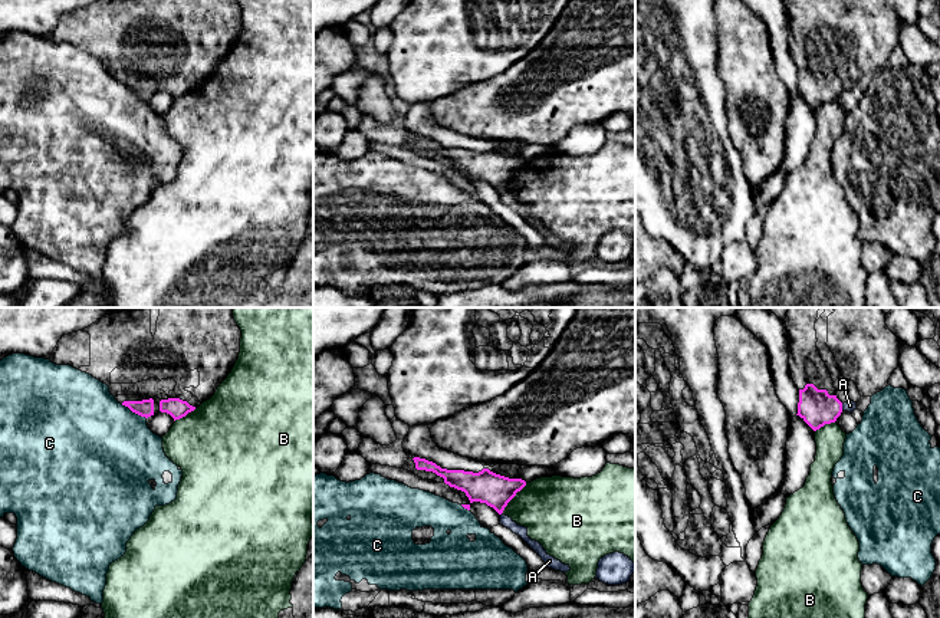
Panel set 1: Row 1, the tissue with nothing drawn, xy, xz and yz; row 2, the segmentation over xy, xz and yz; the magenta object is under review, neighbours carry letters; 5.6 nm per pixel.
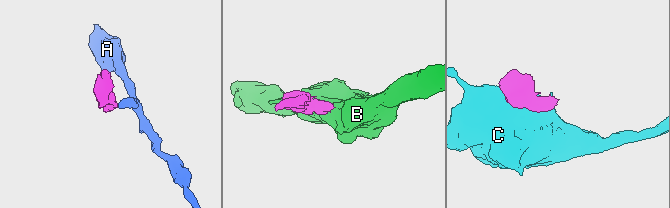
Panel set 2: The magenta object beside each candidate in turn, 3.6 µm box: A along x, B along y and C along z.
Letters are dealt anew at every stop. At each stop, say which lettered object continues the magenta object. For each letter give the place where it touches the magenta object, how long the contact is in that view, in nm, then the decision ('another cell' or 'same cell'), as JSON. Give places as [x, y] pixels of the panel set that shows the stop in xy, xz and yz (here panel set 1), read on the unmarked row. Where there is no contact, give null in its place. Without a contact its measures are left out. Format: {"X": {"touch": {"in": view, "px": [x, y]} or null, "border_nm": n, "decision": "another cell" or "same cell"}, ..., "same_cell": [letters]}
{"A": {"touch": {"in": "yz", "px": [841, 85]}, "border_nm": 40, "decision": "another cell"}, "B": {"touch": {"in": "xz", "px": [512, 176]}, "border_nm": 220, "decision": "another cell"}, "C": {"touch": {"in": "xy", "px": [134, 89]}, "border_nm": 170, "decision": "another cell"}, "same_cell": []}

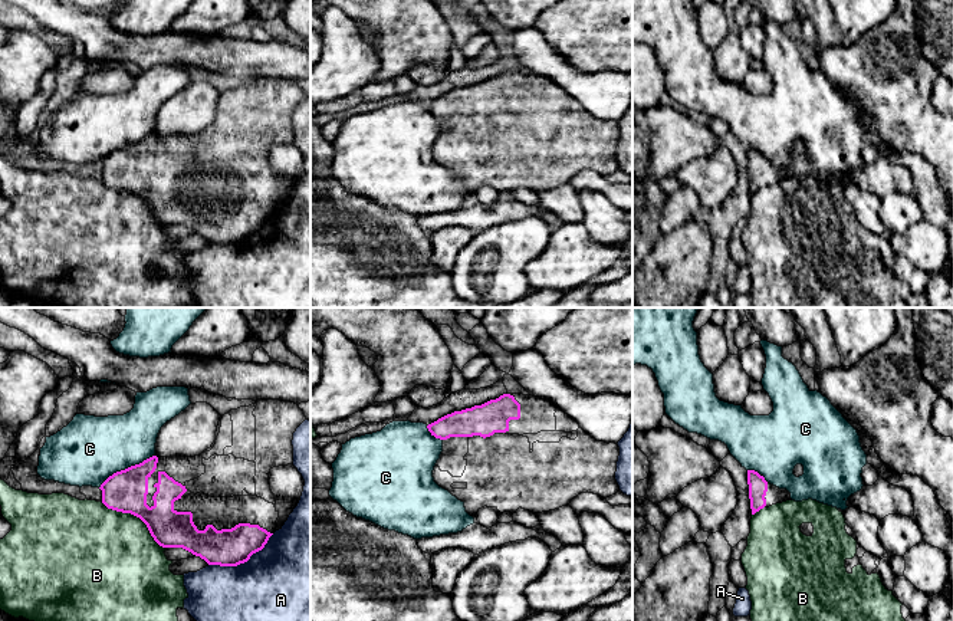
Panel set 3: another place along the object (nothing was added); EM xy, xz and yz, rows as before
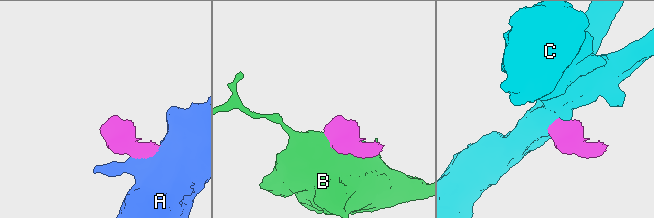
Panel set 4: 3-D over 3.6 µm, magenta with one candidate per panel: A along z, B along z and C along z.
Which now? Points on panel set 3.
{"A": {"touch": {"in": "xy", "px": [242, 240]}, "border_nm": 400, "decision": "another cell"}, "B": {"touch": {"in": "xy", "px": [135, 193]}, "border_nm": 440, "decision": "another cell"}, "C": {"touch": {"in": "xy", "px": [125, 147]}, "border_nm": 360, "decision": "another cell"}, "same_cell": []}

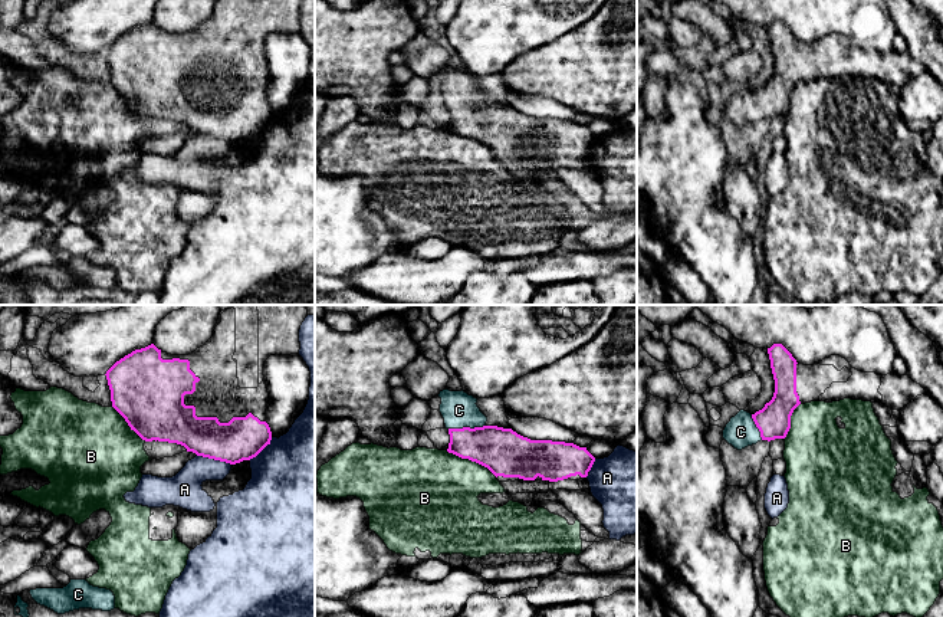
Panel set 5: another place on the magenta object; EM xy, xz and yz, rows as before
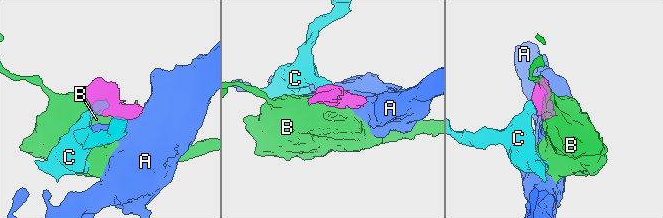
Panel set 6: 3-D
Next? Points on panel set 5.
{"A": {"touch": {"in": "xy", "px": [214, 137]}, "border_nm": 200, "decision": "another cell"}, "B": {"touch": {"in": "xz", "px": [472, 138]}, "border_nm": 320, "decision": "another cell"}, "C": {"touch": {"in": "xz", "px": [466, 105]}, "border_nm": 200, "decision": "same cell"}, "same_cell": ["C"]}

